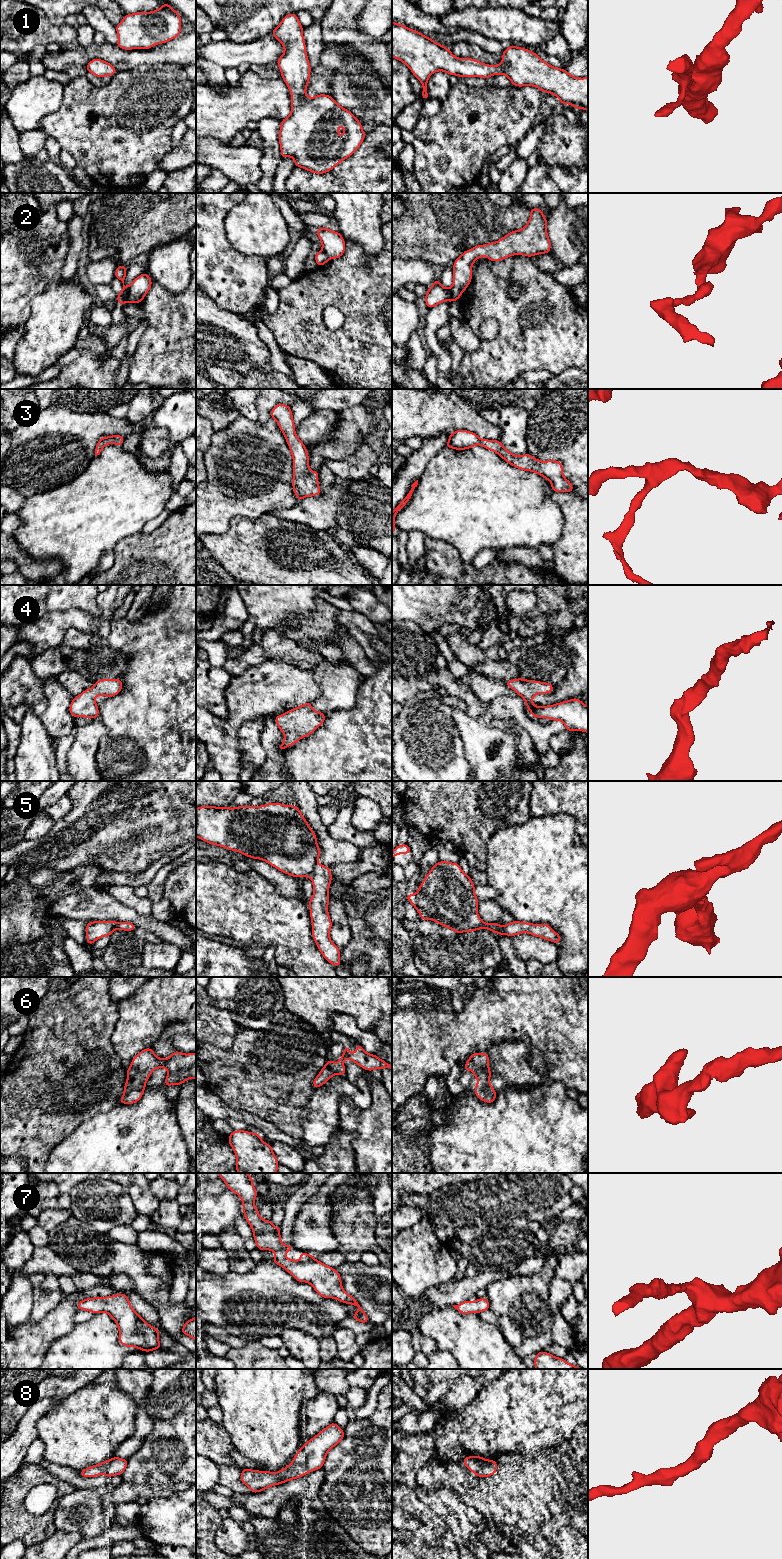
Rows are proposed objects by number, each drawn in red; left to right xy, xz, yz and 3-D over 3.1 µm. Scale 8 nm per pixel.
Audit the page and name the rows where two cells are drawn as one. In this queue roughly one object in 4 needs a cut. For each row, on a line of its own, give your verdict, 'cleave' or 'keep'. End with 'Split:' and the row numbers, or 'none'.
1: keep
2: cleave
3: keep
4: keep
5: cleave
6: keep
7: keep
8: keep
Split: 2, 5

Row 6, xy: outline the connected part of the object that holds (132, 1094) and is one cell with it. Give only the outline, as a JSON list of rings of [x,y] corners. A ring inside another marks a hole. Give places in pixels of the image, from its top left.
[[[150,1047],[140,1051],[126,1069],[127,1079],[120,1104],[134,1104],[144,1093],[146,1082],[157,1068],[166,1068],[165,1086],[182,1085],[187,1079],[196,1079],[196,1053],[173,1052],[167,1059],[159,1058]]]

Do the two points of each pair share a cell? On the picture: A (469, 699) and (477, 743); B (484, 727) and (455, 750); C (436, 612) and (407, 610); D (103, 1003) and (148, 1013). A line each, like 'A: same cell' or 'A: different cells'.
A: different cells
B: different cells
C: same cell
D: different cells

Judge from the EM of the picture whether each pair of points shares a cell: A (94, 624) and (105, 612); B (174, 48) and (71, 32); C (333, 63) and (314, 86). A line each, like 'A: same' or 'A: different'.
A: same
B: different
C: different

